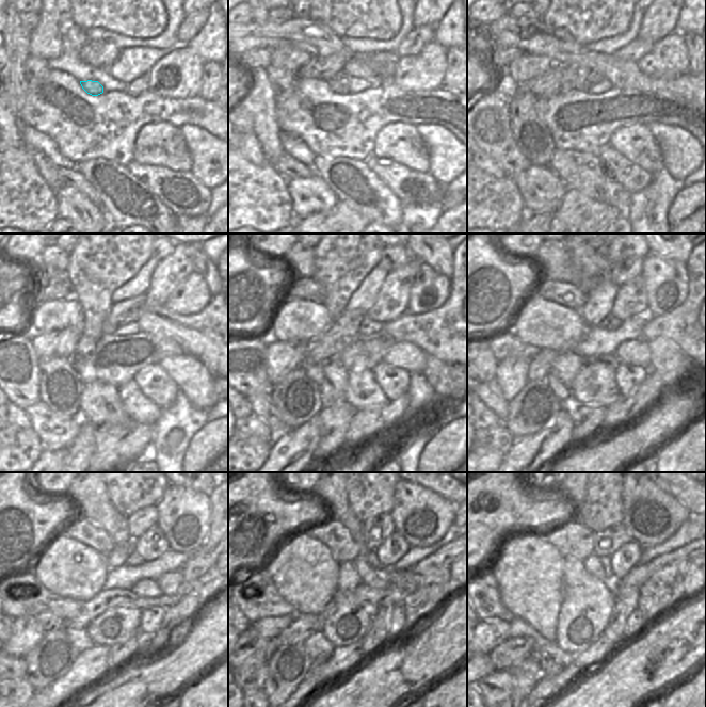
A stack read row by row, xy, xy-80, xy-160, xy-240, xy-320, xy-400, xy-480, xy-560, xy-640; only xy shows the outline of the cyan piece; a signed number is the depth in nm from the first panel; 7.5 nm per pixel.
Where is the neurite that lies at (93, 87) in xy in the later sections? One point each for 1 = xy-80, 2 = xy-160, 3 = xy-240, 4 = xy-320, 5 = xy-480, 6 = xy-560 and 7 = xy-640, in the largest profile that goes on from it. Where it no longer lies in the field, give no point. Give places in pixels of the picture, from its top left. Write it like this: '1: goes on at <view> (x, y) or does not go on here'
1: goes on at xy-80 (340, 85)
2: goes on at xy-160 (593, 77)
3: goes on at xy-240 (131, 316)
4: goes on at xy-320 (391, 302)
5: goes on at xy-480 (150, 545)
6: goes on at xy-560 (395, 547)
7: goes on at xy-640 (628, 555)

